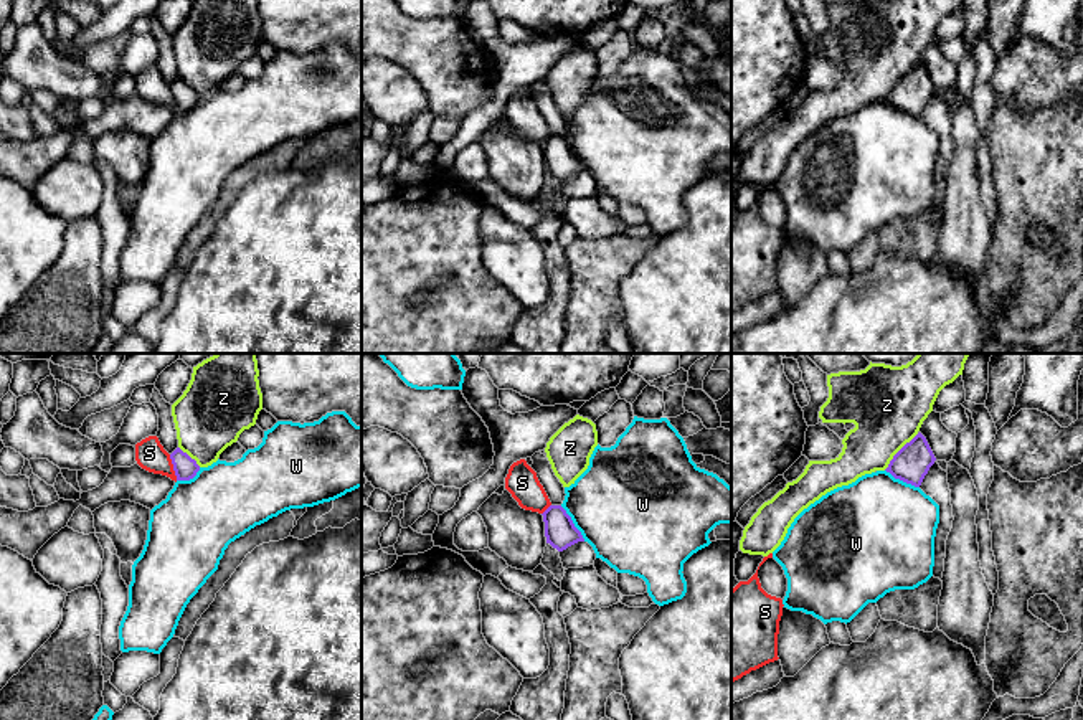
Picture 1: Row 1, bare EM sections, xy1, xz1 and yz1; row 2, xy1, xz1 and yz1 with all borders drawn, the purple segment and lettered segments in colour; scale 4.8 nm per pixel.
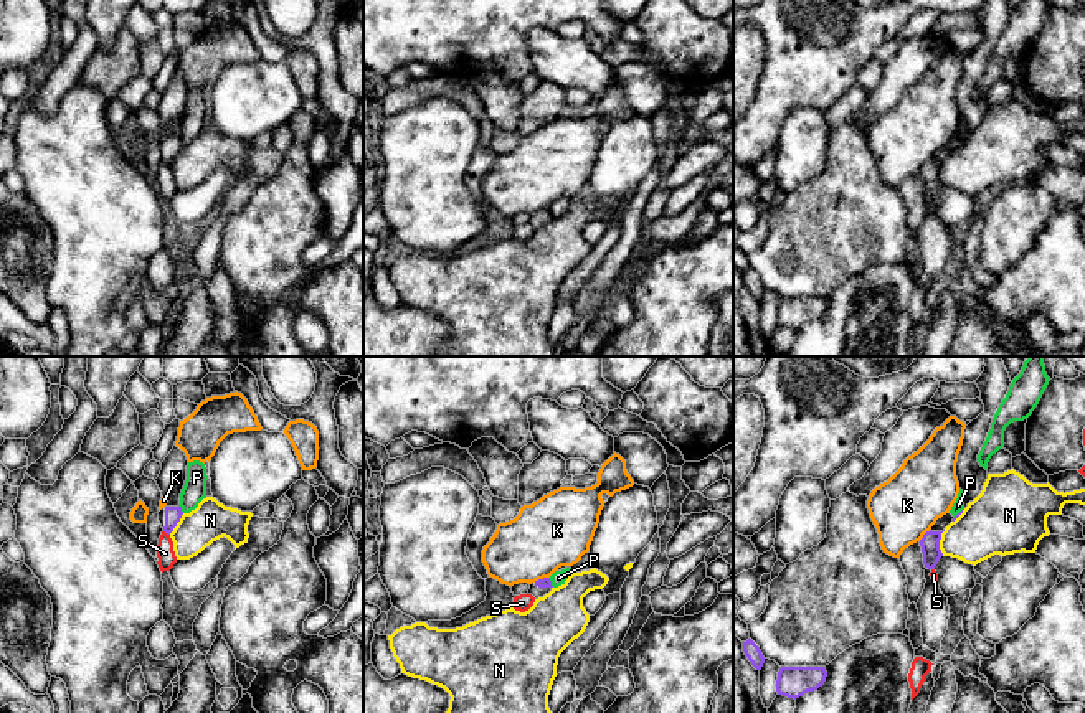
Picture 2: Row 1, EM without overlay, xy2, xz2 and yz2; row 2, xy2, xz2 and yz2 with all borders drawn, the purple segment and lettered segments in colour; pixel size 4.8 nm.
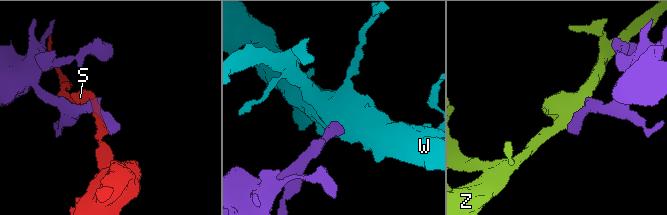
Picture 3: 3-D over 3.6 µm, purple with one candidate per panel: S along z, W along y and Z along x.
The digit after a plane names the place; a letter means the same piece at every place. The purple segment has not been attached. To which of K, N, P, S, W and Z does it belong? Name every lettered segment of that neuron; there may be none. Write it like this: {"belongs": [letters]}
{"belongs": ["Z"]}

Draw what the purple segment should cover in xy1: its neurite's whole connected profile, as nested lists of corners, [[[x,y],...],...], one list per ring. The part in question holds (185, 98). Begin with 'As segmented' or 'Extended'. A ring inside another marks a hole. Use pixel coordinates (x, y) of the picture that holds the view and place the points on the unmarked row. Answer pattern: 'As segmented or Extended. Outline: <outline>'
Extended. Outline: [[[193,0],[183,25],[172,35],[178,78],[170,84],[177,111],[190,111],[201,97],[238,71],[244,59],[256,54],[262,40],[259,0]]]

